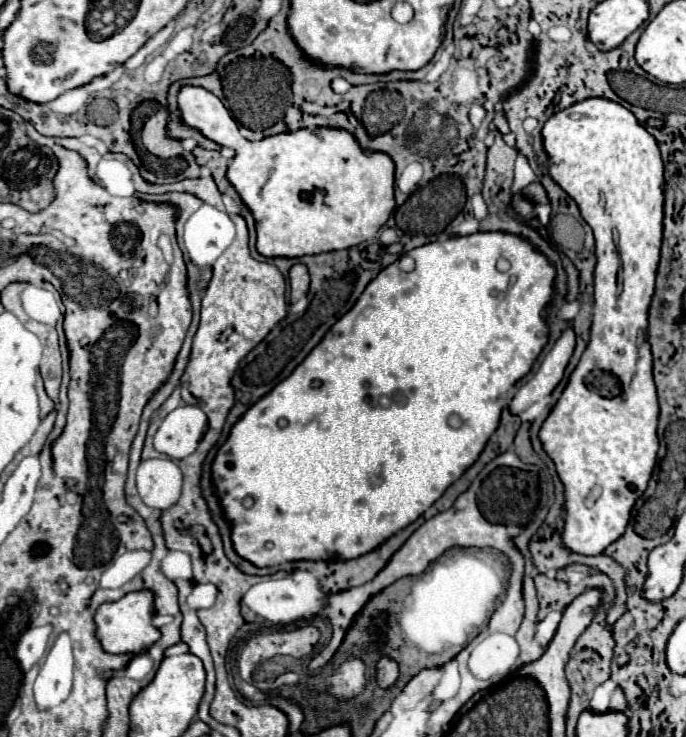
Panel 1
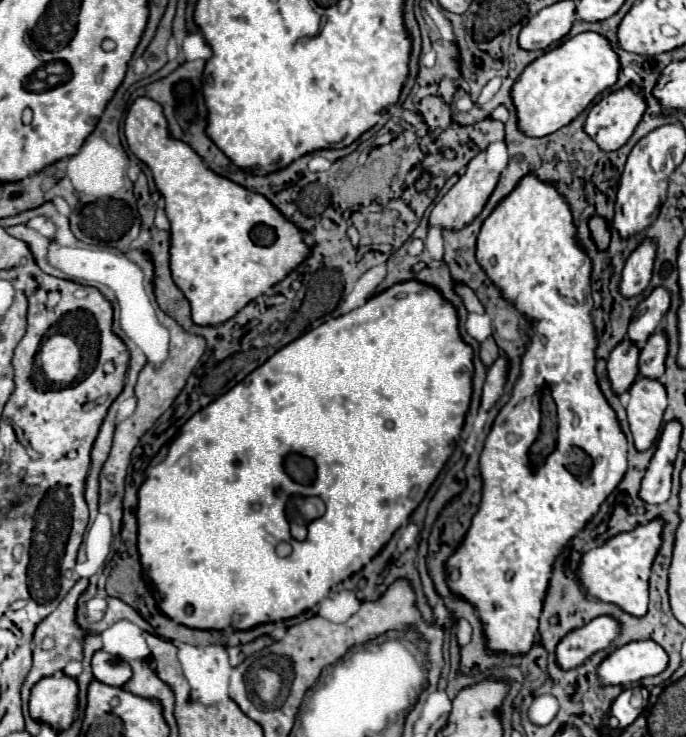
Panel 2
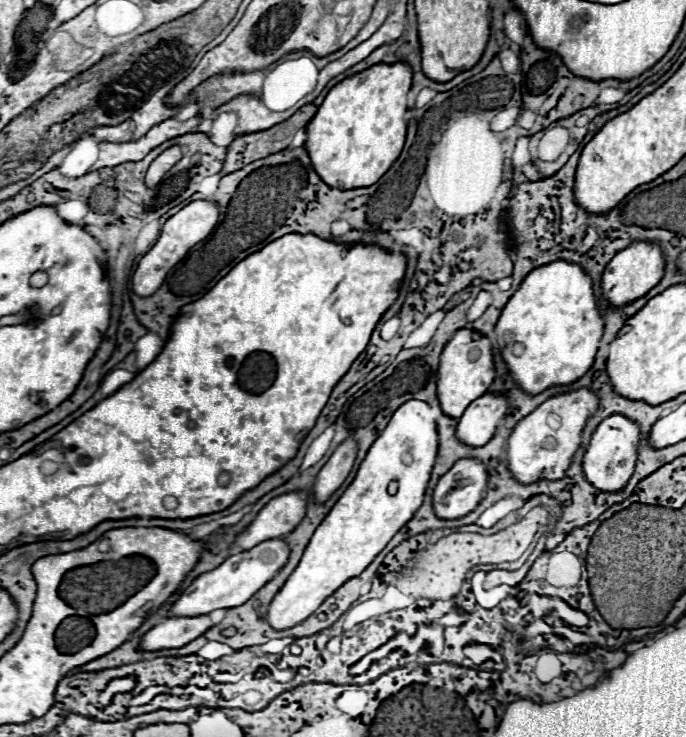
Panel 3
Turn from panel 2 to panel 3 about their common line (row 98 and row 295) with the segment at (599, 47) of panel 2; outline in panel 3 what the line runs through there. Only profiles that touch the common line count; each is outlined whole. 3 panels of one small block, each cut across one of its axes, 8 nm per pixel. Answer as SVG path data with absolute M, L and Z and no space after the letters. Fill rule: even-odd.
M558 260L532 270L524 278L516 294L502 308L496 338L512 382L526 394L540 394L548 386L568 386L592 368L602 330L602 308L596 304L590 276L580 266ZM506 334L512 334L514 344L506 344ZM516 344L524 348L522 354L510 354Z

